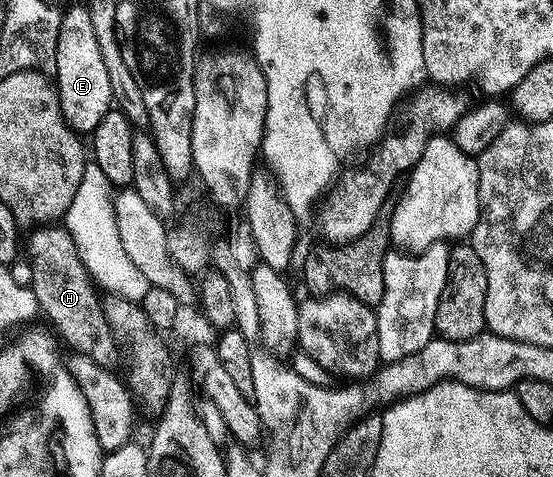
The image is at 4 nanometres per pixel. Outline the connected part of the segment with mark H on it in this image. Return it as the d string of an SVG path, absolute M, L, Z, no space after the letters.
M38 227L31 233L34 234L30 237L30 278L28 278L28 284L36 295L36 303L41 316L50 319L51 323L54 324L52 327L57 336L65 344L67 341L74 348L73 352L77 356L92 359L92 363L105 369L117 370L120 365L120 346L118 340L114 338L114 333L108 327L108 319L104 319L102 297L96 288L95 281L90 278L90 272L86 270L80 259L72 235L64 227Z

